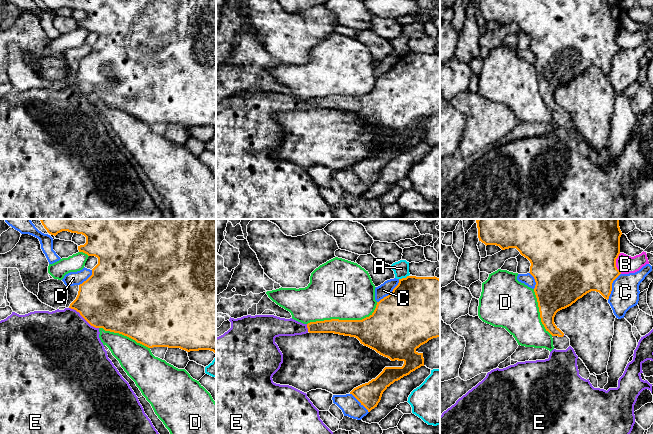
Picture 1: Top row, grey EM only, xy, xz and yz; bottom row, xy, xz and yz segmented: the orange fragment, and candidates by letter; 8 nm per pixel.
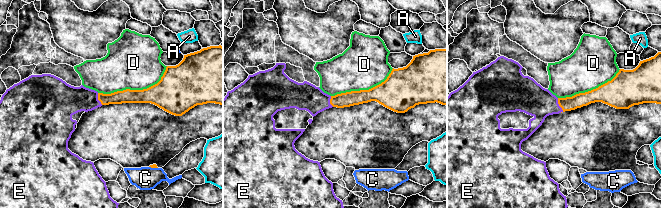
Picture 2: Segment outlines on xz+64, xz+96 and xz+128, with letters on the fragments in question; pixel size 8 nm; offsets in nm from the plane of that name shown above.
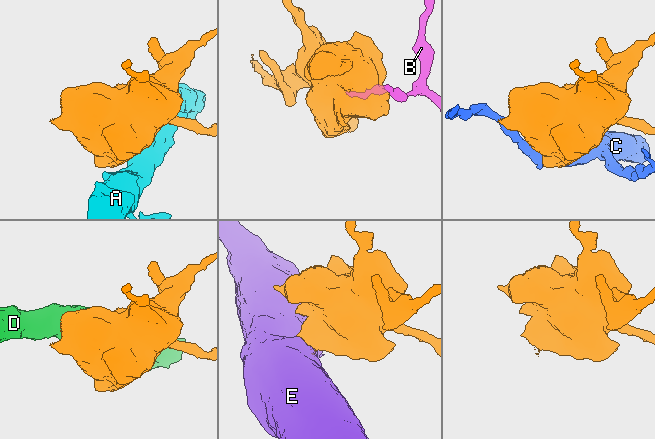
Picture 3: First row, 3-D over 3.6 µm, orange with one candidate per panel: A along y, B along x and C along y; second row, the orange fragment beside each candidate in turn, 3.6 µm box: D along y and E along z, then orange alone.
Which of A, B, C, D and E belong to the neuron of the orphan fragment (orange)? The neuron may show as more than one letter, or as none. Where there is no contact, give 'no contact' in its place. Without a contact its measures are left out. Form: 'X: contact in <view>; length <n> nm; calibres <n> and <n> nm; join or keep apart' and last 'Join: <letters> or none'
A: contact in xz; length 90 nm; calibres 460 and 130 nm; keep apart
B: contact in yz; length 170 nm; calibres 500 and 150 nm; keep apart
C: contact in xz; length 260 nm; calibres 500 and 100 nm; keep apart
D: contact in xz; length 600 nm; calibres 260 and 480 nm; keep apart
E: contact in xy; length 300 nm; calibres 480 and 500 nm; keep apart
Join: none

